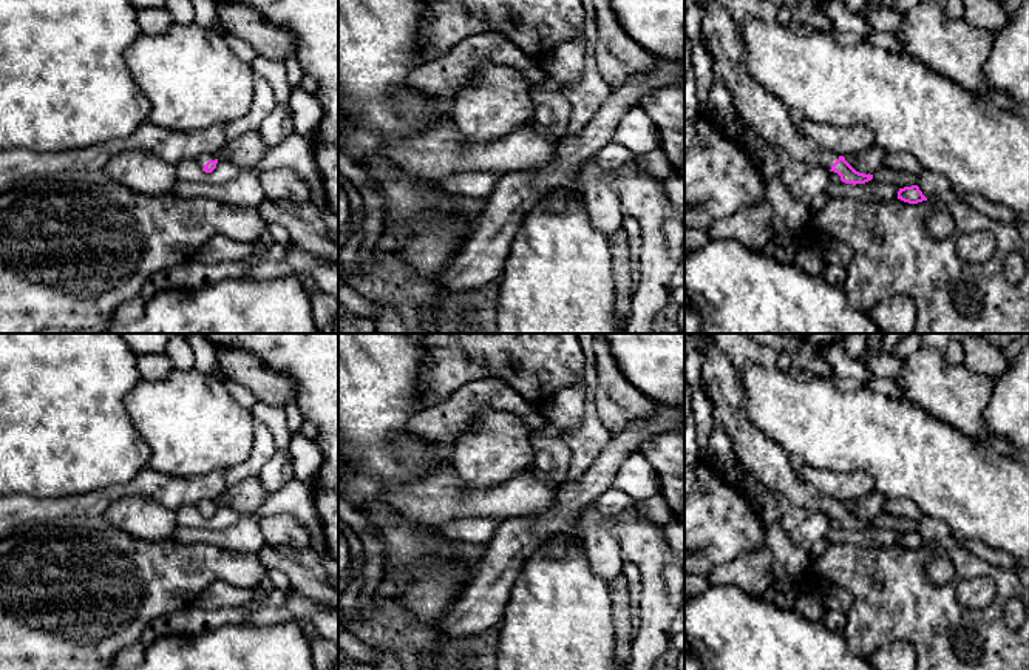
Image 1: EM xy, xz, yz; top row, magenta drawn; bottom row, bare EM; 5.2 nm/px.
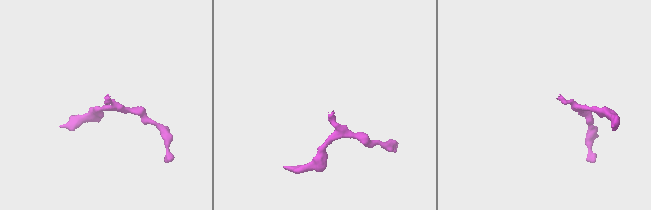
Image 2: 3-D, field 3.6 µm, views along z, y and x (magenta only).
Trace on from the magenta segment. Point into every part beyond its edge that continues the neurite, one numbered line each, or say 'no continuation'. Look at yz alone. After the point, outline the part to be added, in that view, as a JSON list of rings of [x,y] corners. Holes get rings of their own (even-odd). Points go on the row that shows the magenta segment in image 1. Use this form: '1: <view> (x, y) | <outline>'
1: yz (767, 115) | [[[718,0],[695,3],[703,8],[700,34],[712,57],[714,79],[729,90],[735,113],[771,147],[785,150],[807,167],[831,170],[839,154],[803,136],[785,103],[746,74],[737,23],[723,5]]]

